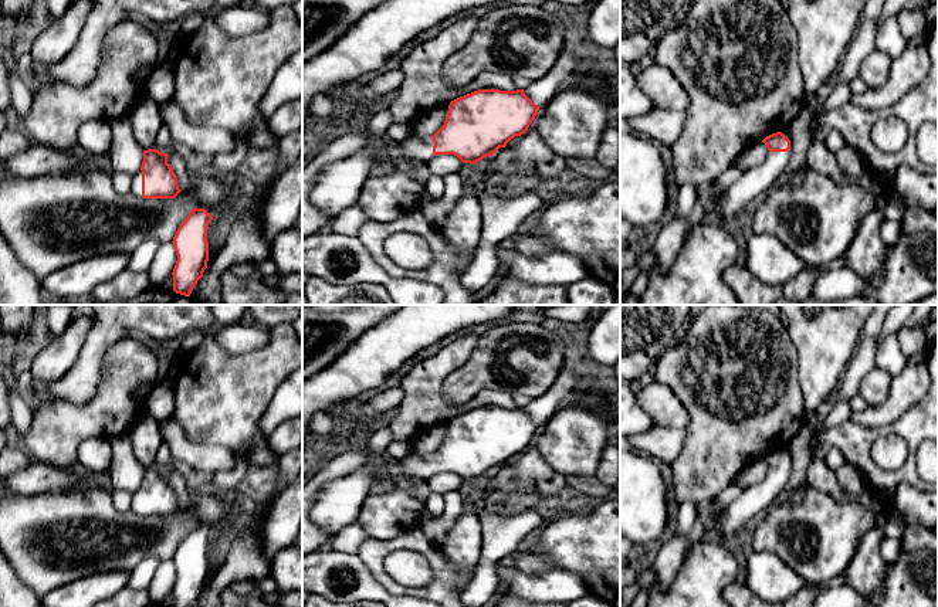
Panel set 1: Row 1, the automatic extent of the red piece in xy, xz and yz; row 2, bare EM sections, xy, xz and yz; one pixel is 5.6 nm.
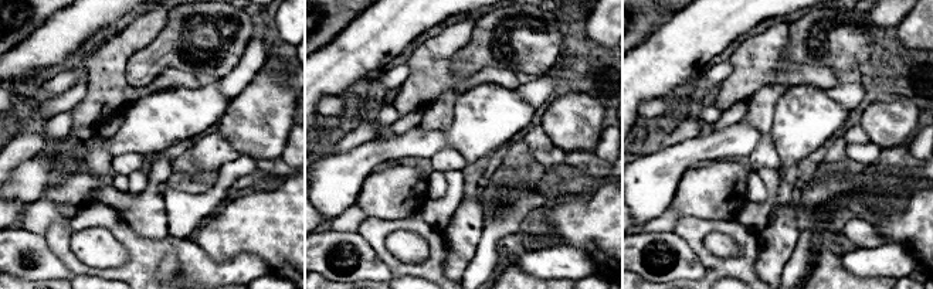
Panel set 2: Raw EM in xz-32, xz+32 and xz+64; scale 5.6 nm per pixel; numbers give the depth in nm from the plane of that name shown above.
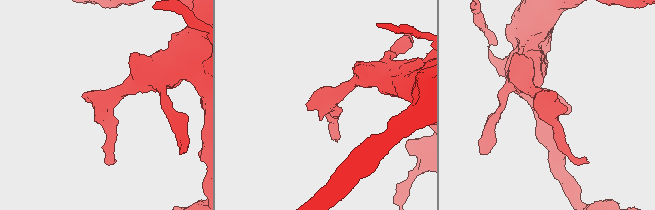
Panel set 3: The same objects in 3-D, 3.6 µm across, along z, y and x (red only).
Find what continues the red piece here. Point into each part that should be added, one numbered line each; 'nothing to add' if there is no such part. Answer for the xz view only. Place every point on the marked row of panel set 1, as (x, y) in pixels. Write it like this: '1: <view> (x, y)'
1: xz (338, 185)

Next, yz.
1: yz (730, 202)

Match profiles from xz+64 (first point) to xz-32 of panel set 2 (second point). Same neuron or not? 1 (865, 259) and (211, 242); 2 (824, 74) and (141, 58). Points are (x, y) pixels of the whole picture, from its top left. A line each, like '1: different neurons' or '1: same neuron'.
1: different neurons
2: different neurons

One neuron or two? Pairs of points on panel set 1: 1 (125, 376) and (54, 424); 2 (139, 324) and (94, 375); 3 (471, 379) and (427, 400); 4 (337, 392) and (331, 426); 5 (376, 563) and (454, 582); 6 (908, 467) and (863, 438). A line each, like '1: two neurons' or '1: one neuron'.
1: one neuron
2: one neuron
3: two neurons
4: two neurons
5: one neuron
6: one neuron

